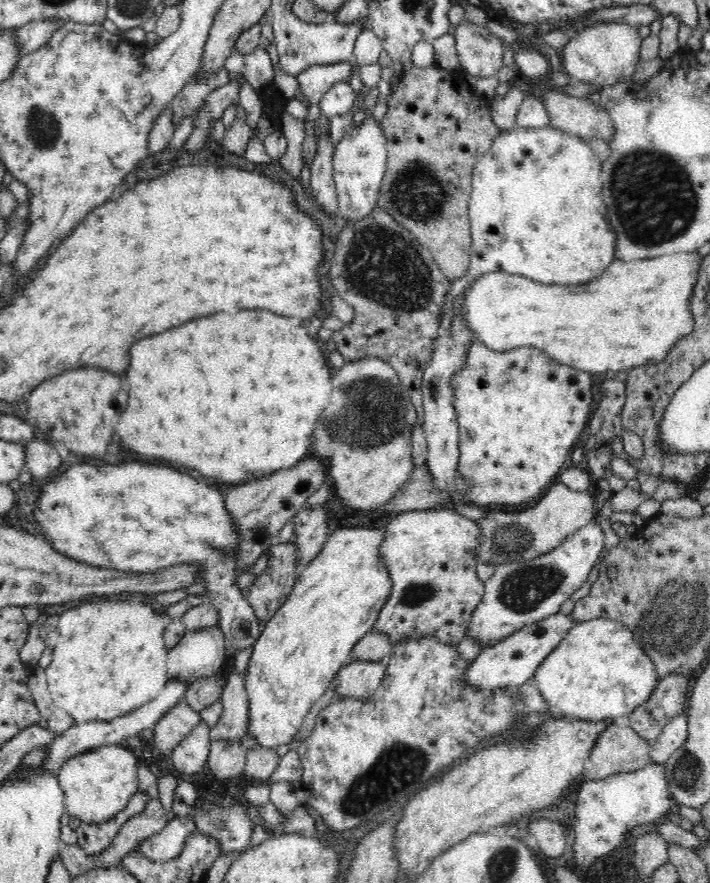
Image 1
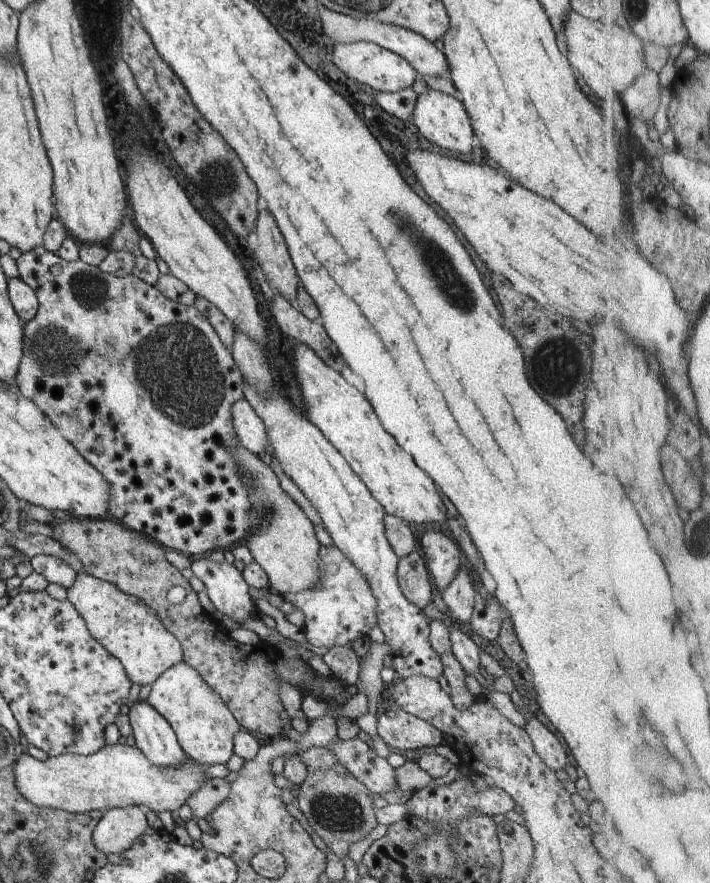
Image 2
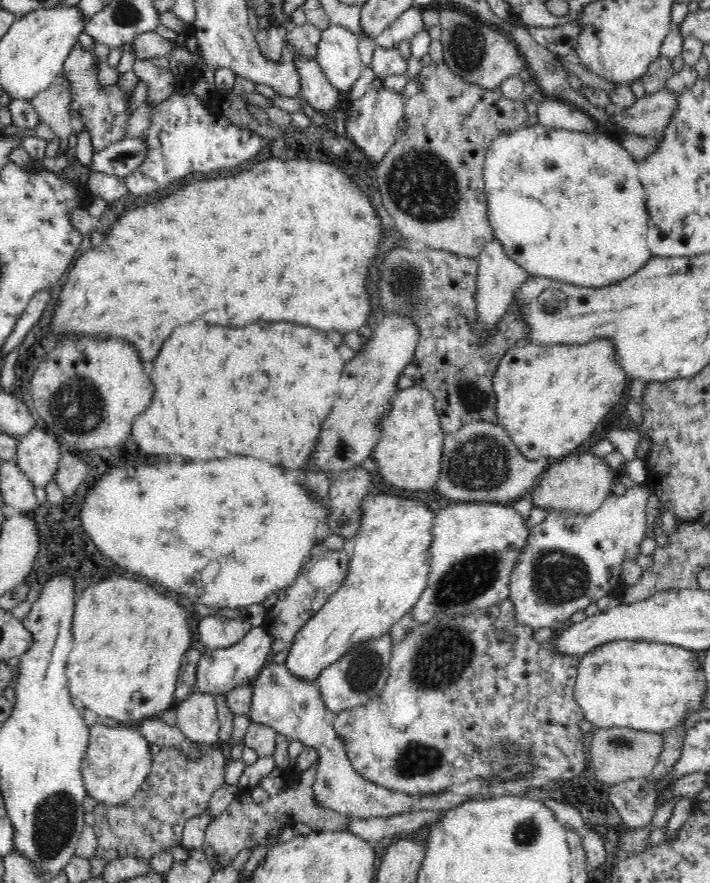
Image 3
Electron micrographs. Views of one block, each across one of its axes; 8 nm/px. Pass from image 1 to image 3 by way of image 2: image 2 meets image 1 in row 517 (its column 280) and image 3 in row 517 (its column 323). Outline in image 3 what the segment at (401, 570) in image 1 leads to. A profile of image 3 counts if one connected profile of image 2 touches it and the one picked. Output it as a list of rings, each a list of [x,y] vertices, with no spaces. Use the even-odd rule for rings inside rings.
[[[458,502],[450,504],[446,508],[442,508],[438,513],[435,514],[431,529],[433,532],[433,539],[429,549],[429,573],[427,574],[427,588],[423,590],[423,593],[420,596],[420,600],[416,602],[416,606],[411,609],[411,617],[417,622],[422,623],[430,622],[434,618],[442,618],[446,616],[454,616],[458,614],[464,614],[464,612],[470,612],[472,610],[484,610],[488,607],[498,605],[500,602],[503,602],[505,599],[509,599],[509,576],[514,568],[515,562],[519,556],[520,549],[527,543],[527,538],[529,537],[530,529],[524,524],[527,518],[524,518],[516,512],[512,503],[476,503],[476,502]]]

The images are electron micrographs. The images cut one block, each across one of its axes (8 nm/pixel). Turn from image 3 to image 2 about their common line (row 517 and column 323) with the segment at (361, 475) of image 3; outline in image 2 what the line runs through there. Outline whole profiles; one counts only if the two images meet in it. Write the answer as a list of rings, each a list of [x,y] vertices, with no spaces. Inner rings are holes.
[[[274,293],[270,310],[272,316],[276,320],[280,330],[294,338],[300,344],[304,343],[311,348],[330,368],[341,372],[344,368],[344,360],[338,354],[338,350],[334,348],[332,340],[326,336],[322,324],[306,318],[298,308],[292,307],[290,302],[279,294]]]

